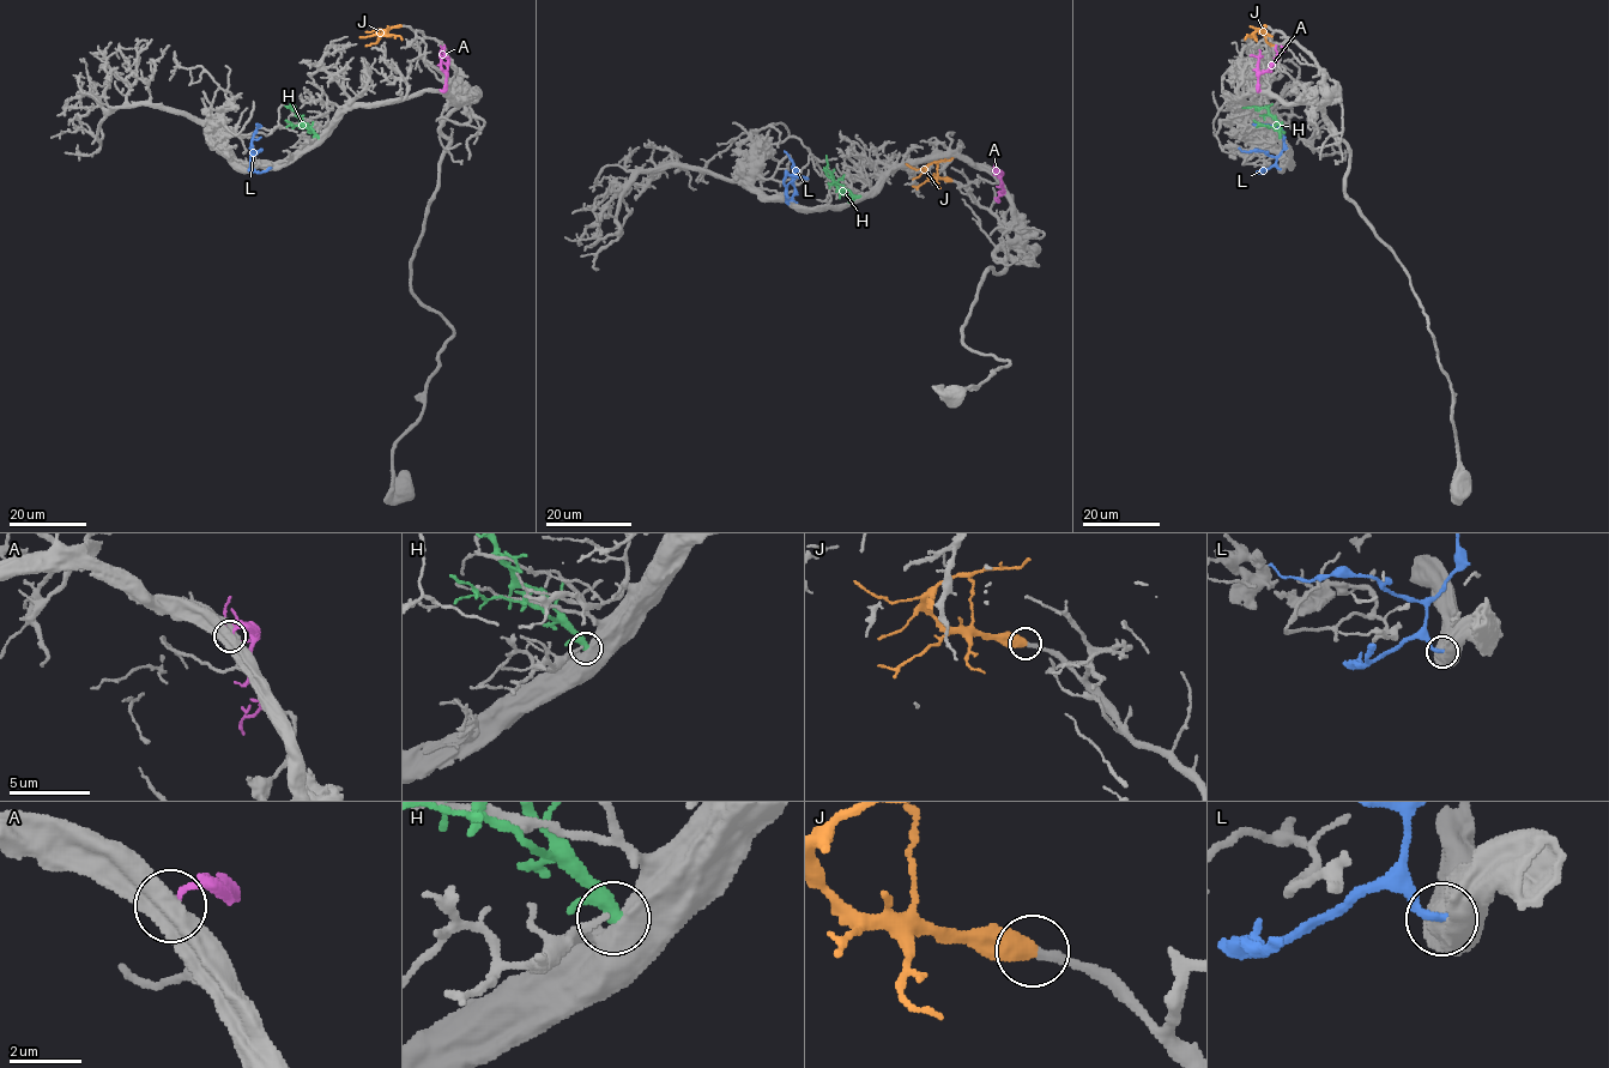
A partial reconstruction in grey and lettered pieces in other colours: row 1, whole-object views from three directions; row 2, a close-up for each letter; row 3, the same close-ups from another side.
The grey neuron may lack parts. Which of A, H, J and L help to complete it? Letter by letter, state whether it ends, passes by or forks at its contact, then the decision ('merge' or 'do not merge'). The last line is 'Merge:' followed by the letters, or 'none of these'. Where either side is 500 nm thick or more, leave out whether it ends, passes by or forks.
A: do not merge
H: do not merge
J: merge
L: do not merge
Merge: J

